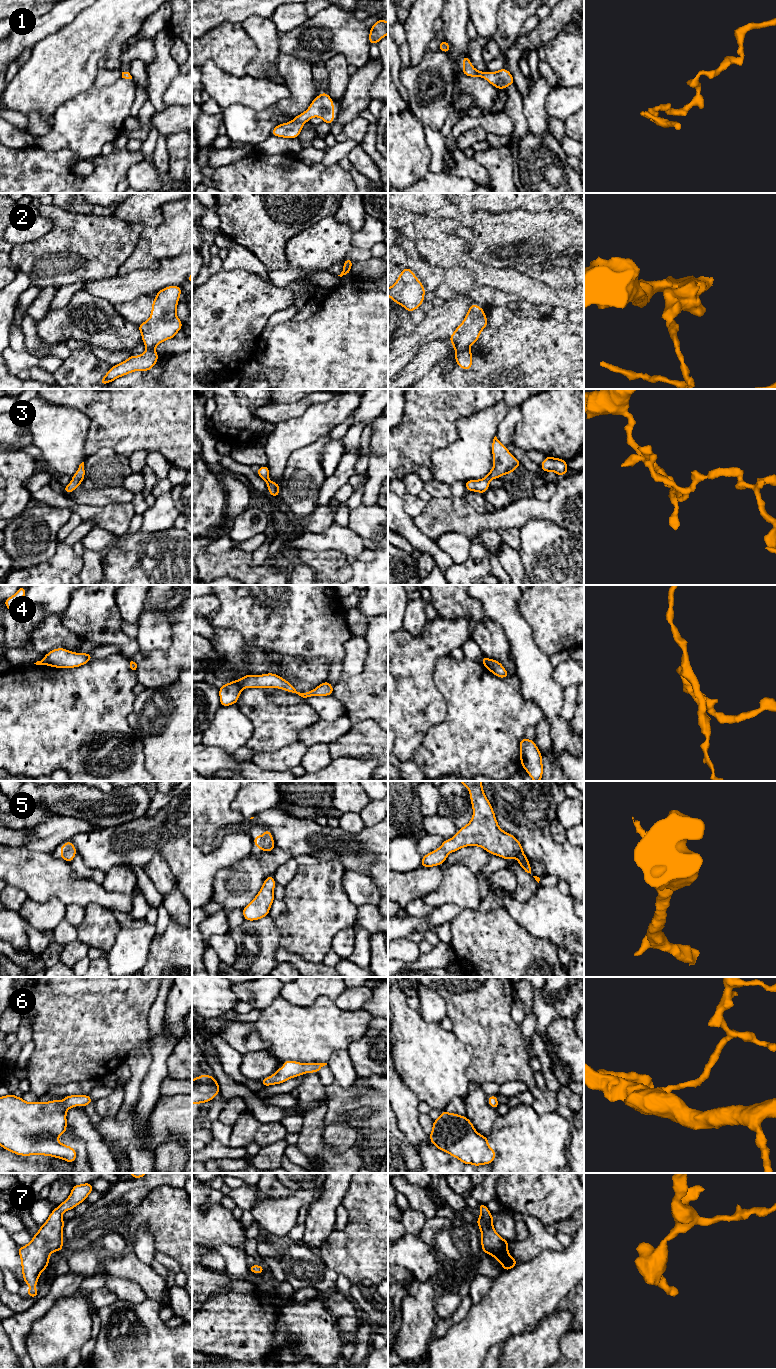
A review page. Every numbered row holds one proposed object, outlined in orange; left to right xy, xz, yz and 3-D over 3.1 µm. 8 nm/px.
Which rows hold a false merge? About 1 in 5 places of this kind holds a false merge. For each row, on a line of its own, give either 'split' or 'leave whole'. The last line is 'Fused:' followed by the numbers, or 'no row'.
1: leave whole
2: split
3: leave whole
4: leave whole
5: leave whole
6: leave whole
7: leave whole
Fused: 2

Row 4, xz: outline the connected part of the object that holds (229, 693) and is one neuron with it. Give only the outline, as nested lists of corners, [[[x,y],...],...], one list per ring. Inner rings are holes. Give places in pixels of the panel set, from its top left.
[[[247,674],[239,680],[229,682],[219,687],[220,706],[230,706],[236,704],[240,693],[244,688],[279,688],[294,693],[302,699],[307,699],[311,696],[332,695],[334,686],[332,686],[328,681],[325,681],[315,689],[302,693],[297,691],[292,684],[277,674]]]

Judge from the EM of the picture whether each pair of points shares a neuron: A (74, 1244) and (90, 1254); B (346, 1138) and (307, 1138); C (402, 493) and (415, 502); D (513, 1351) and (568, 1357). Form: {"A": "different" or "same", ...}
{"A": "different", "B": "different", "C": "same", "D": "different"}

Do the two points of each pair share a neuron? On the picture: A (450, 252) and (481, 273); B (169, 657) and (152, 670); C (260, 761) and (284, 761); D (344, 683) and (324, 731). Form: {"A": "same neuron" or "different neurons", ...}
{"A": "same neuron", "B": "same neuron", "C": "same neuron", "D": "different neurons"}

